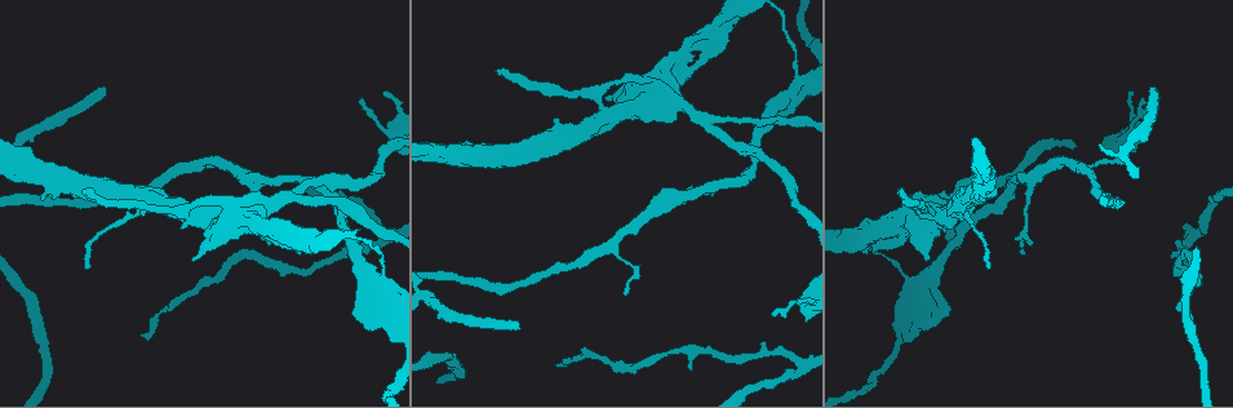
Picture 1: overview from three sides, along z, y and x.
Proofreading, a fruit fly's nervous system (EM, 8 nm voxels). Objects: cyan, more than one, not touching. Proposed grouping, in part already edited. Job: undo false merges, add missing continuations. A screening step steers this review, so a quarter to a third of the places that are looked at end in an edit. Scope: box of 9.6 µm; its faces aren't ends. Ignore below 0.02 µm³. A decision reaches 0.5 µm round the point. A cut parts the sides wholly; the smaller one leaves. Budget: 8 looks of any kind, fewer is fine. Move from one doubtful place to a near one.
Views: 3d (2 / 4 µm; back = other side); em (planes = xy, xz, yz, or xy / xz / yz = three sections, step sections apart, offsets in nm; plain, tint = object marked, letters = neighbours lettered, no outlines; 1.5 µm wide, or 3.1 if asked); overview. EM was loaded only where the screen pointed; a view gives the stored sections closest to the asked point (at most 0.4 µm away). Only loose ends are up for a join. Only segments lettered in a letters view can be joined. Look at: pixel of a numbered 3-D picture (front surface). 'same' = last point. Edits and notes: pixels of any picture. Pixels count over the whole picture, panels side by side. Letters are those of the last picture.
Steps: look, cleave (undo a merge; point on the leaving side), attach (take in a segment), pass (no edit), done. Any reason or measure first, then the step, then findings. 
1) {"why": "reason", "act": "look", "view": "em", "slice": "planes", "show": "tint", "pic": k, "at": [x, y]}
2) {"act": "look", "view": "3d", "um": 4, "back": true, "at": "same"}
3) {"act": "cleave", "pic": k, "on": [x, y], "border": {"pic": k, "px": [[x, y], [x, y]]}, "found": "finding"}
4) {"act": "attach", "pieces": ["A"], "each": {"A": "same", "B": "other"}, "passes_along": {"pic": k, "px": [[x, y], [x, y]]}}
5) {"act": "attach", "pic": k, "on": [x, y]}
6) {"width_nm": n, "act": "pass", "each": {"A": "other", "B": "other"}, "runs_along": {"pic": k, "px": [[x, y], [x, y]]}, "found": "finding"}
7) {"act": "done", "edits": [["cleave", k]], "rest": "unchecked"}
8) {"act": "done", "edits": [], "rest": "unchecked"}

{"why": "four or more arms meet", "act": "look", "view": "em", "slice": "xz", "step": 4, "show": "tint", "pic": 1, "at": [906, 278]}

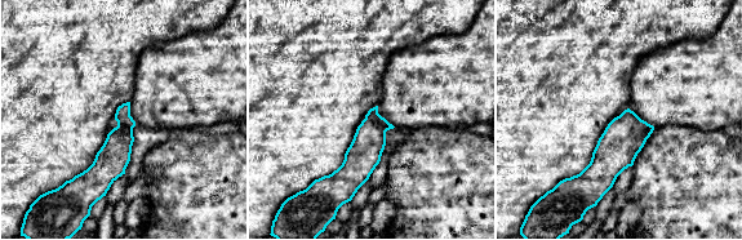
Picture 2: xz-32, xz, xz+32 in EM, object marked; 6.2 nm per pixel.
{"act": "look", "view": "em", "slice": "planes", "show": "letters", "at": "same"}

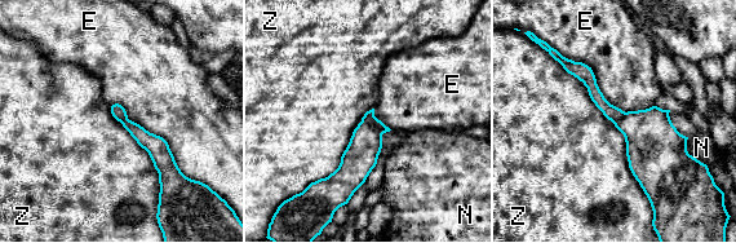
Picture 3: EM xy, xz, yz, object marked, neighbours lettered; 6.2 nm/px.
{"width_nm": 90, "act": "cleave", "pic": 3, "on": [360, 157], "each": {"E": "other", "N": "other", "Z": "other"}, "part_leaving": {"pic": 3, "px": [[125, 123], [176, 172]]}, "found": "two neurons meet here"}

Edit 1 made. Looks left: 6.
{"why": "touches itself", "act": "look", "view": "em", "slice": "planes", "show": "tint", "pic": 1, "at": [193, 216]}

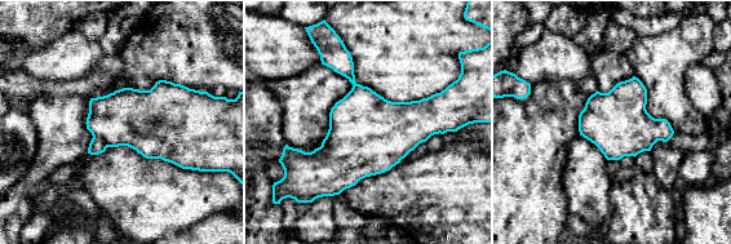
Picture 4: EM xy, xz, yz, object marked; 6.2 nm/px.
{"act": "look", "view": "em", "slice": "planes", "show": "letters", "at": "same"}

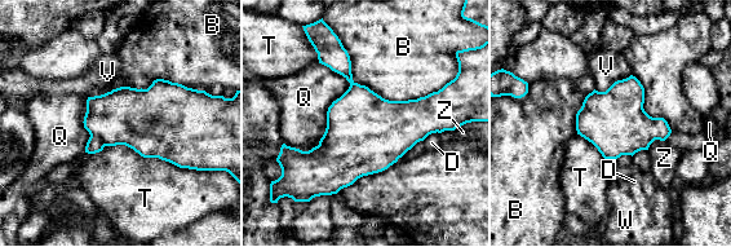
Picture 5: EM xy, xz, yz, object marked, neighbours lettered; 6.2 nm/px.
{"width_nm": 400, "act": "cleave", "pic": 5, "on": [94, 144], "each": {"B": "other", "D": "other", "Q": "other", "T": "other", "V": "other", "W": "other", "Z": "other"}, "border": {"pic": 5, "px": [[91, 135], [96, 135], [105, 145]]}, "found": "a second neuron is stuck on"}

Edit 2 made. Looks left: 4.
{"why": "redraw", "act": "look", "view": "overview"}

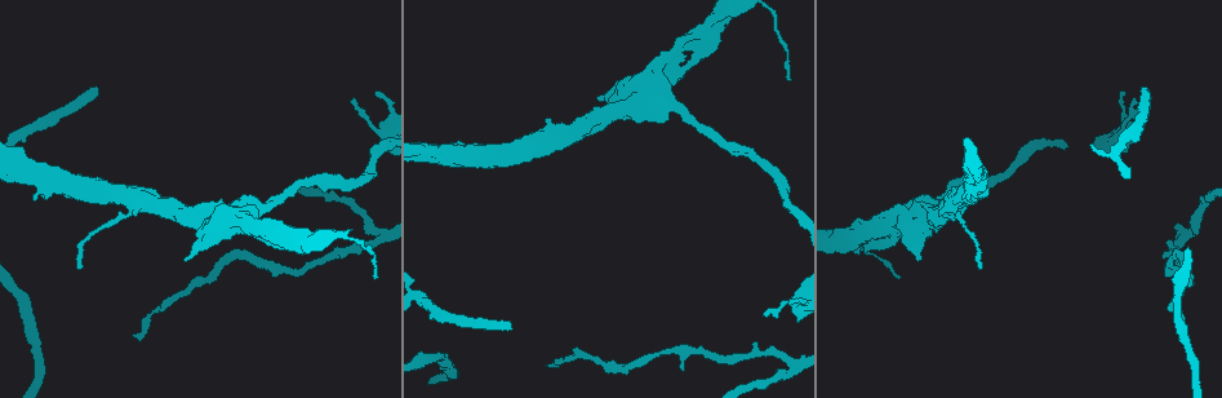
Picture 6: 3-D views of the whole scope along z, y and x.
{"why": "an open end", "act": "look", "view": "em", "slice": "yz", "step": 4, "show": "tint", "pic": 6, "at": [511, 323]}

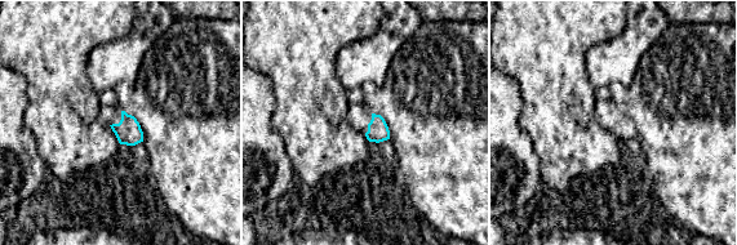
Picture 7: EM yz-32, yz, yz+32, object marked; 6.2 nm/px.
{"why": "another direction", "act": "look", "view": "em", "slice": "planes", "show": "letters", "at": "same"}

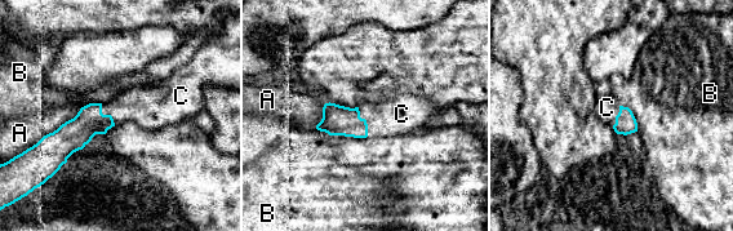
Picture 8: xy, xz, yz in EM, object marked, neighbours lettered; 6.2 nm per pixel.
{"width_nm": 130, "act": "attach", "pieces": ["C"], "each": {"A": "other", "B": "other", "C": "same"}, "passes_along": {"pic": 8, "px": [[337, 120], [365, 120], [401, 114]]}, "found": "it goes on there"}

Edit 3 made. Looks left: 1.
{"act": "done", "edits": [["cleave", 3], ["cleave", 5], ["attach", 8]], "rest": "unchecked"}

